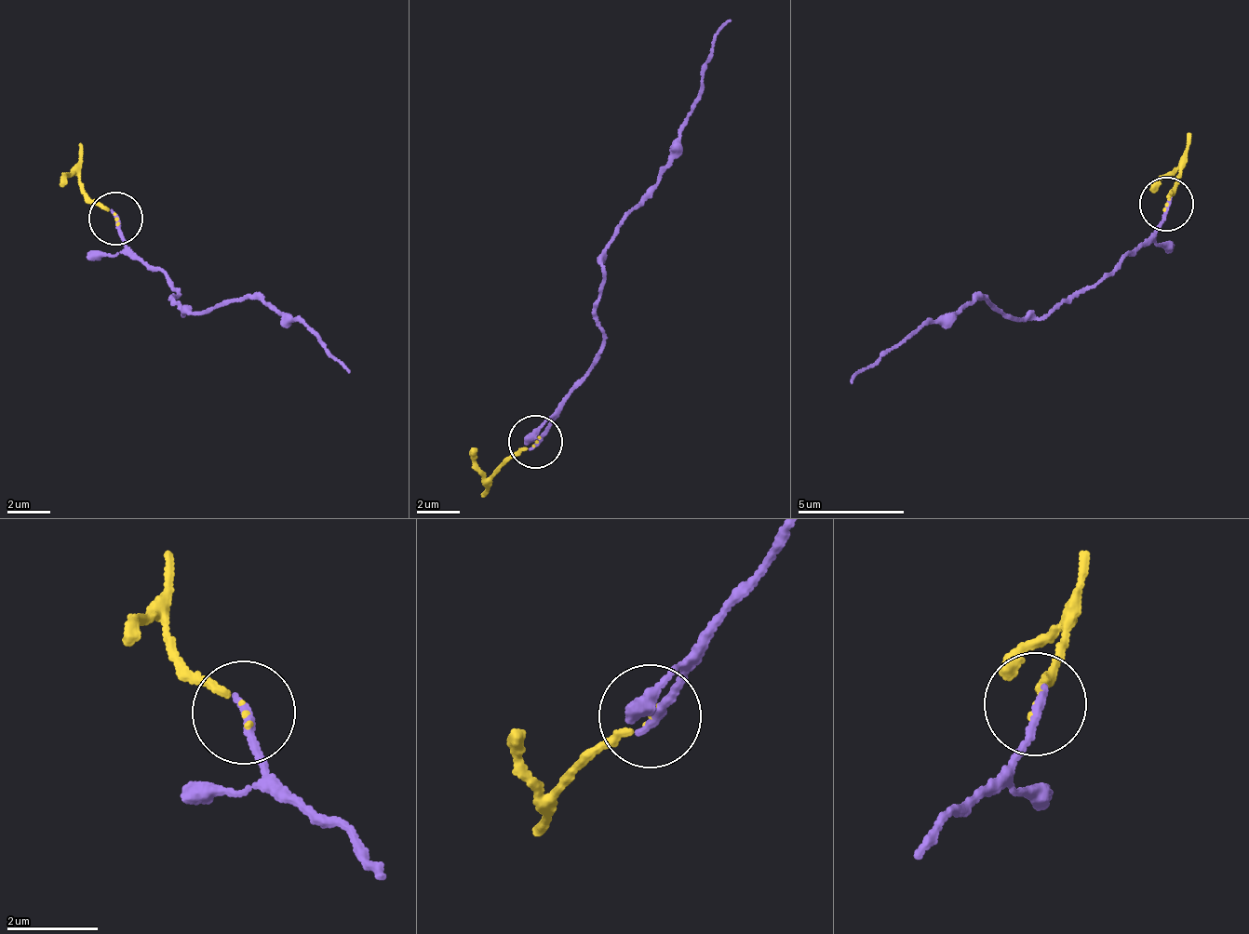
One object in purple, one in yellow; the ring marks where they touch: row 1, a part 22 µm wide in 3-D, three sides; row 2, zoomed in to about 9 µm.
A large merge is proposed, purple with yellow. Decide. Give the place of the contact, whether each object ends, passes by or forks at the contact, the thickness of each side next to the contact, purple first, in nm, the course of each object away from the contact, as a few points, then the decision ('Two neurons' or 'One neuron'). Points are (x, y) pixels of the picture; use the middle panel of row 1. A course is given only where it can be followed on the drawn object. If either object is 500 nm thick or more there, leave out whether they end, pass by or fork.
Place: (535, 442). At the ring purple ends. At the ring yellow ends. Thickness 200 nm (purple) against 60 nm. Course of purple: (537, 443), (557, 406), (603, 350), (596, 306), (606, 241), (646, 190), (684, 121), (709, 44), (731, 20). Course of yellow: (537, 443), (494, 470), (483, 495). Two neurons

